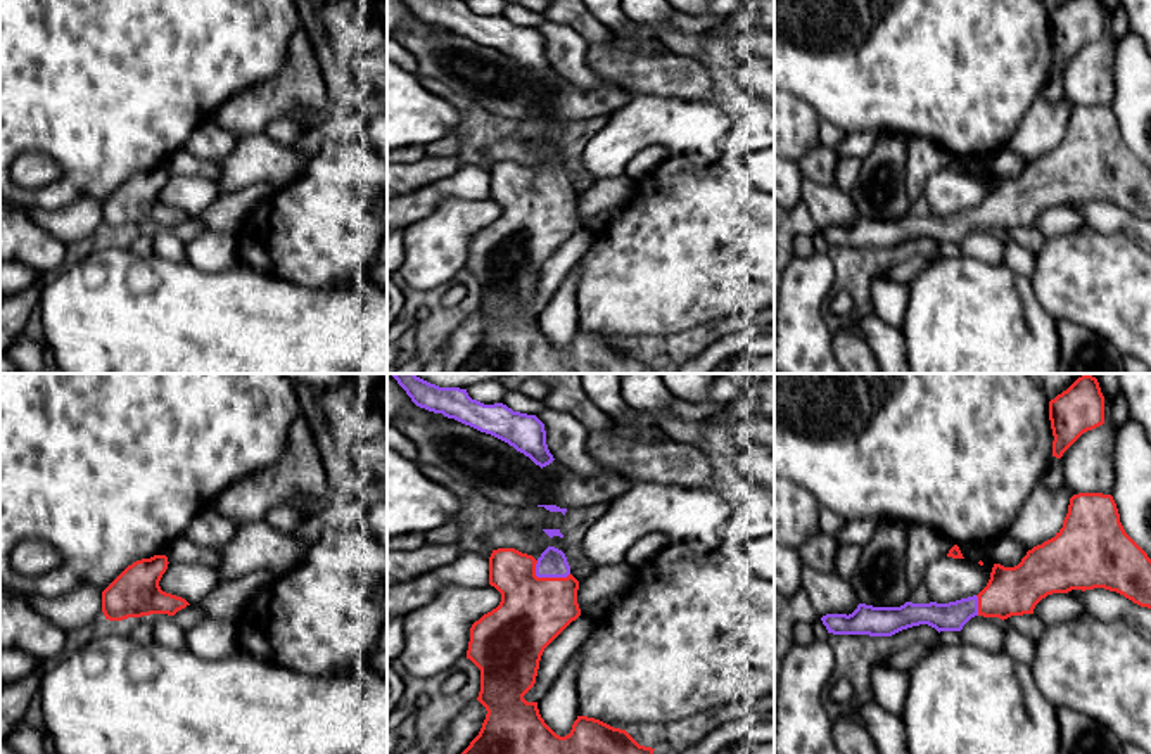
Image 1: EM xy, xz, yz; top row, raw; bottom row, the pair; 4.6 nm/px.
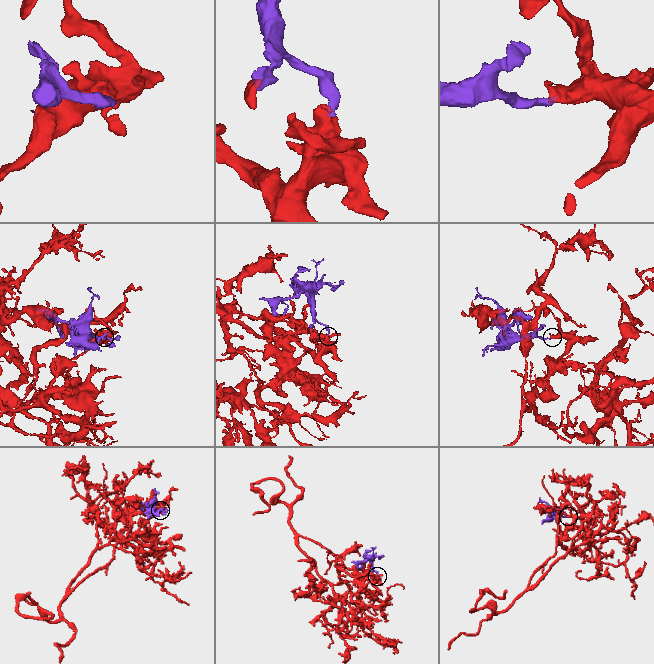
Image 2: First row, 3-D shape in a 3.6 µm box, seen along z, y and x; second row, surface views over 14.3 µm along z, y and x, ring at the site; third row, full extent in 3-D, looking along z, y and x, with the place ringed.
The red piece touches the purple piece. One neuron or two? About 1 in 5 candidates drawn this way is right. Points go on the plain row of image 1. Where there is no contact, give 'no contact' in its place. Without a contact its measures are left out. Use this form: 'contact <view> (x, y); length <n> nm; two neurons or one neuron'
contact xz (548, 191); length 180 nm; one neuron

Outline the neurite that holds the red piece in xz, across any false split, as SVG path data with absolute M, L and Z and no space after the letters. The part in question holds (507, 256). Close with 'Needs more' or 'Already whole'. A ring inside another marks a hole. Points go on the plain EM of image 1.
M548 159L536 173L532 168L515 161L493 163L489 169L489 197L501 206L501 214L472 237L467 263L467 272L480 282L477 313L486 320L487 327L479 348L453 374L655 374L655 361L639 358L626 342L614 341L595 330L577 329L570 346L560 349L541 330L537 315L524 311L536 296L544 261L581 228L577 216L579 194L570 187L565 166Z. Needs more

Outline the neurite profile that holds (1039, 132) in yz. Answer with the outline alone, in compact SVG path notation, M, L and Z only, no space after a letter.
M1039 95L1008 138L1004 149L1021 156L1027 163L1054 150L1063 140L1072 109L1073 104L1068 99L1049 102Z

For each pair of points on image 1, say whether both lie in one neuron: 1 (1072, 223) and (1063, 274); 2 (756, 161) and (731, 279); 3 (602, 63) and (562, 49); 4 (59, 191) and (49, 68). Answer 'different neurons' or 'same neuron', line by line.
1: different neurons
2: different neurons
3: different neurons
4: same neuron

